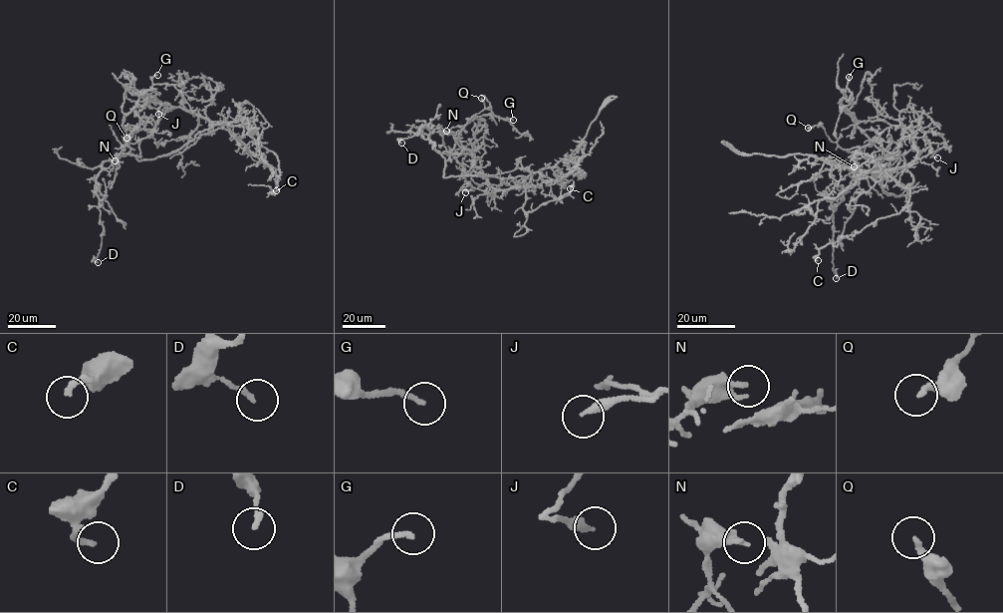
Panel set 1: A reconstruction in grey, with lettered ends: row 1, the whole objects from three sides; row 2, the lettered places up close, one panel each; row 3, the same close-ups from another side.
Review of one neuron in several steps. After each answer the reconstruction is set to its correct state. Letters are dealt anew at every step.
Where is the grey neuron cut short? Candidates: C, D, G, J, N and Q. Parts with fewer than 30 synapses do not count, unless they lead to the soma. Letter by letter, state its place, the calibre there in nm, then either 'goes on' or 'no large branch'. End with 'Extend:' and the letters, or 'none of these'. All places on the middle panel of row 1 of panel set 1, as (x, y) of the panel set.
C: place (570, 188); calibre 170 nm; no large branch
D: place (401, 143); calibre 180 nm; no large branch
G: place (513, 120); calibre 180 nm; no large branch
J: place (465, 192); calibre 280 nm; no large branch
N: place (446, 131); calibre 200 nm; no large branch
Q: place (481, 98); calibre 240 nm; no large branch
Extend: none of these

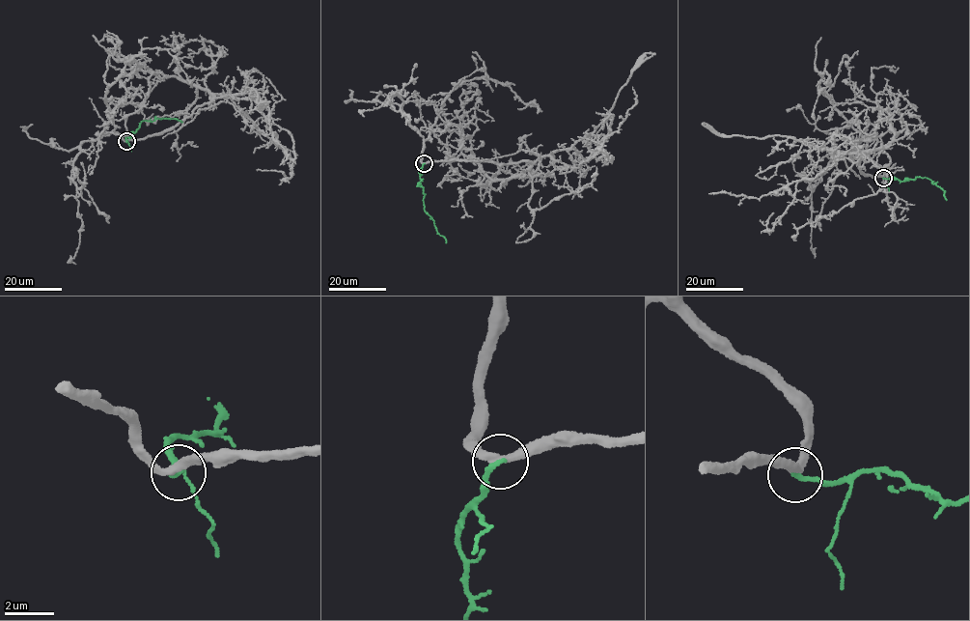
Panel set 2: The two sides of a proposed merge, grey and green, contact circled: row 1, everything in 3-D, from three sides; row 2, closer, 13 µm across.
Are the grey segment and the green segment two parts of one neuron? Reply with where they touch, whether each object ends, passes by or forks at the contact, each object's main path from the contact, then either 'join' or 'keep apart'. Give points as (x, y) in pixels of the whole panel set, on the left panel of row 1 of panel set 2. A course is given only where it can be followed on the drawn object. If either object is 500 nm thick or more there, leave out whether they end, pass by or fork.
at (126, 141); grey passes by; green ends there; grey runs (126, 141), (171, 129), (213, 97), (154, 72), (140, 108), (127, 116), (125, 135), (101, 134), (87, 172); green runs (126, 141), (125, 138), (131, 137), (145, 120), (166, 118), (182, 122); keep apart

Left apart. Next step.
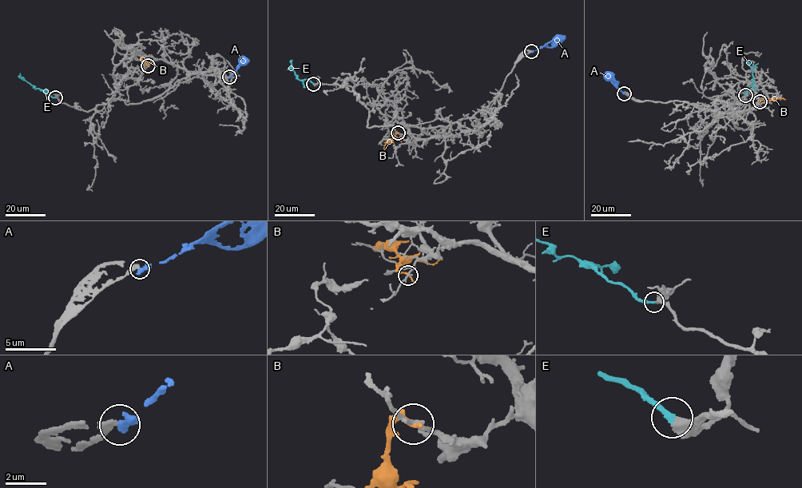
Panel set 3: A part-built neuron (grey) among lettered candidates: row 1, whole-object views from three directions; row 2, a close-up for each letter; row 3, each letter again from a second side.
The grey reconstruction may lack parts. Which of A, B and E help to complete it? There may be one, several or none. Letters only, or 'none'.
E

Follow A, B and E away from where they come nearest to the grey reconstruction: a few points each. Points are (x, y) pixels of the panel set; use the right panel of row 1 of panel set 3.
A: (624, 93), (603, 74)
B: (760, 101), (777, 97), (785, 99)
E: (745, 95), (748, 88), (754, 83), (748, 61)

